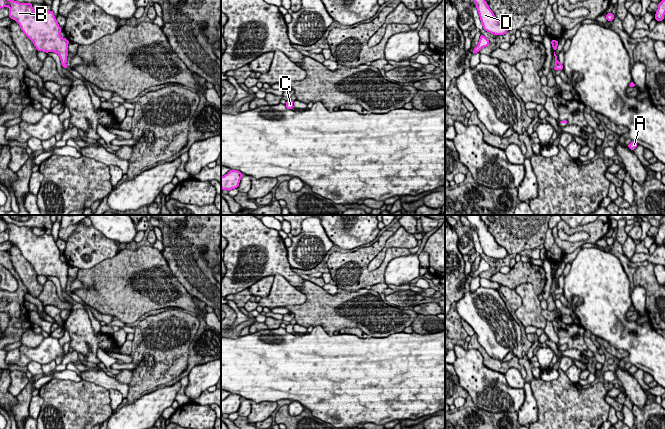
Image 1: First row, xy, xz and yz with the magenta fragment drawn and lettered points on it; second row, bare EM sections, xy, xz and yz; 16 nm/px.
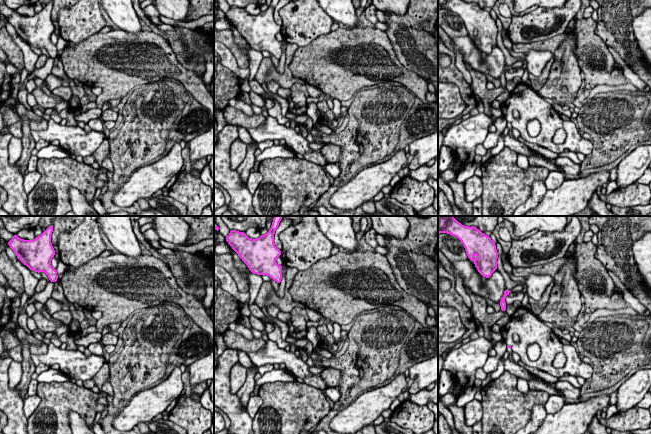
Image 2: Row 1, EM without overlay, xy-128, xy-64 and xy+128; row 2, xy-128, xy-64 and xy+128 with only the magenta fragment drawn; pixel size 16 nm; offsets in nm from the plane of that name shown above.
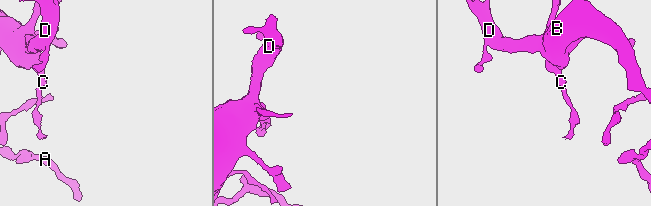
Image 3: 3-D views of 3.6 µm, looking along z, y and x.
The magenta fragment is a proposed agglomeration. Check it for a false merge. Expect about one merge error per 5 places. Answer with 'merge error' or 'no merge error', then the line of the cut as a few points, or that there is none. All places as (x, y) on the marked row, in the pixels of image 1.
no merge error; no cut

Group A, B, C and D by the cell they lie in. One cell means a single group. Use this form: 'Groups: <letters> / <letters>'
Groups: A B C D

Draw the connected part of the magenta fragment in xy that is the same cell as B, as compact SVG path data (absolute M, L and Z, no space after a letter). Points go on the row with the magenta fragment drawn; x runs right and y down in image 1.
M0 0L0 9L6 6L9 7L9 17L19 24L36 49L46 53L57 53L62 66L68 69L66 62L69 41L60 36L61 27L57 23L53 11L45 9L42 12L36 12L32 8L32 3Z

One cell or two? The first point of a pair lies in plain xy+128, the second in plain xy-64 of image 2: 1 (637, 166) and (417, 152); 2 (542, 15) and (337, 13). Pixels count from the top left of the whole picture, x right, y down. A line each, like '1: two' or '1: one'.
1: one
2: two

